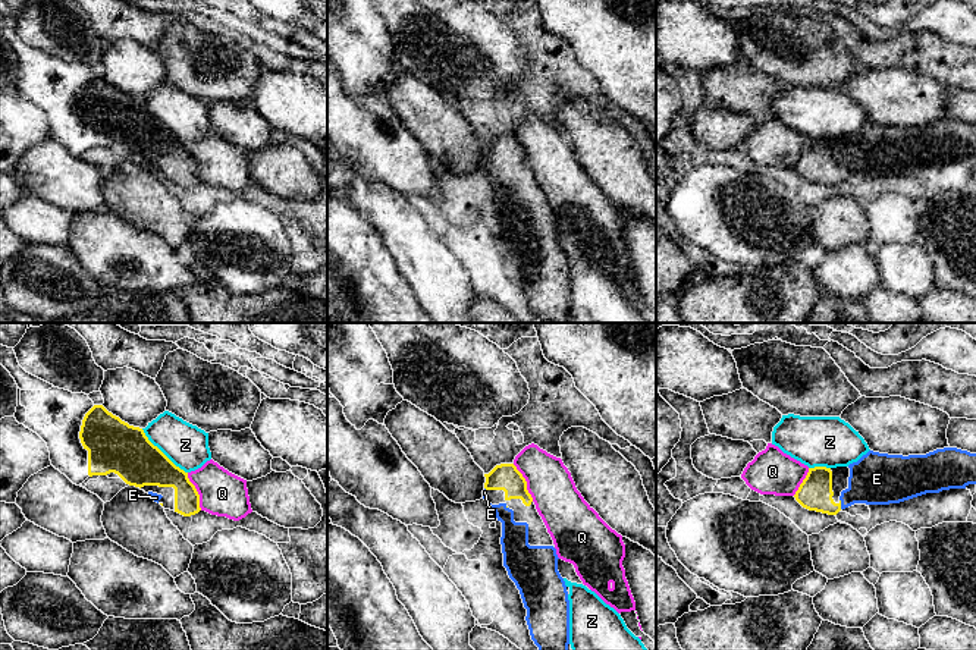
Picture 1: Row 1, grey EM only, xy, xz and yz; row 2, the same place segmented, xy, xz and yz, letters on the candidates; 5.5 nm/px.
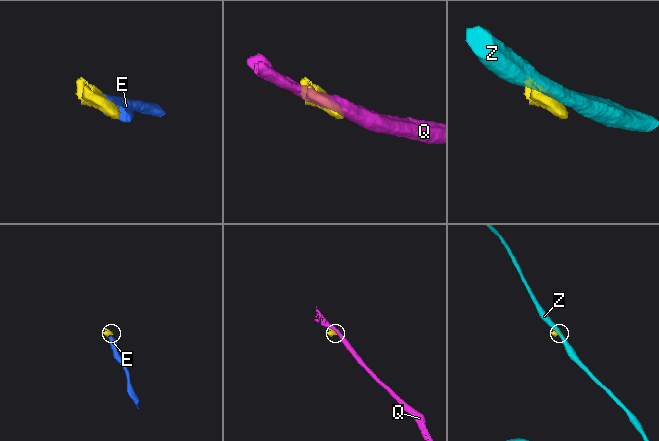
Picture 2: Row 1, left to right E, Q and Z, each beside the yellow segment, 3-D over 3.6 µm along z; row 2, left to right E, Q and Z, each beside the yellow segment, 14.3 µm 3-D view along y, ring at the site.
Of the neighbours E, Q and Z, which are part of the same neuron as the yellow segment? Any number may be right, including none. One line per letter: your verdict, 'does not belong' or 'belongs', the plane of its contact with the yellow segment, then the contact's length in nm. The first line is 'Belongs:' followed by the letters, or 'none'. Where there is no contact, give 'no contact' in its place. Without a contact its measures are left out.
Belongs: E
E: belongs; contact in yz; length 60 nm
Q: does not belong; contact in xy; length 220 nm
Z: does not belong; contact in xy; length 360 nm

